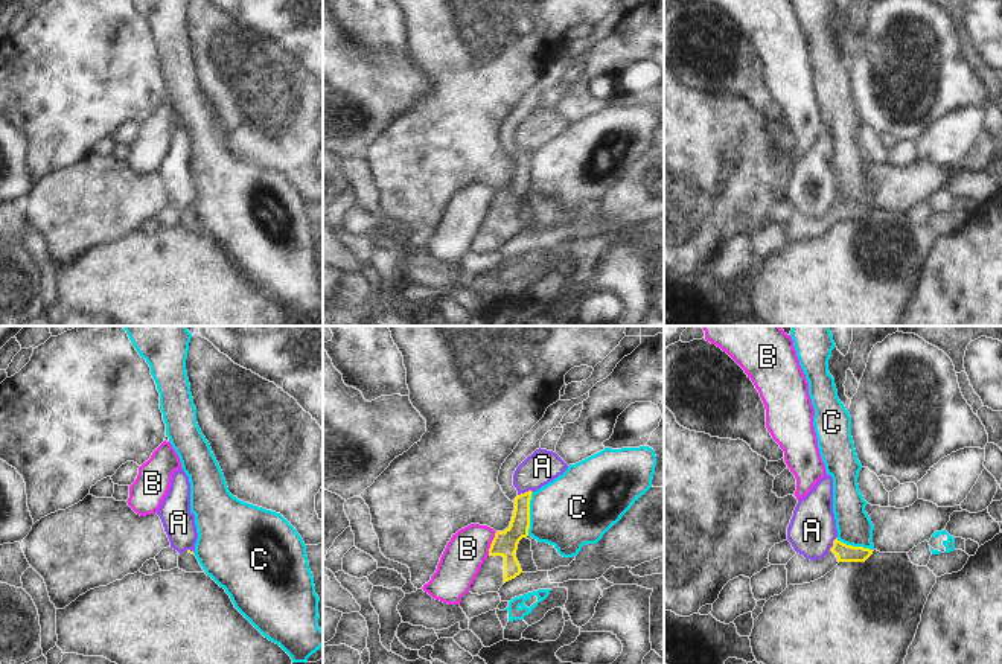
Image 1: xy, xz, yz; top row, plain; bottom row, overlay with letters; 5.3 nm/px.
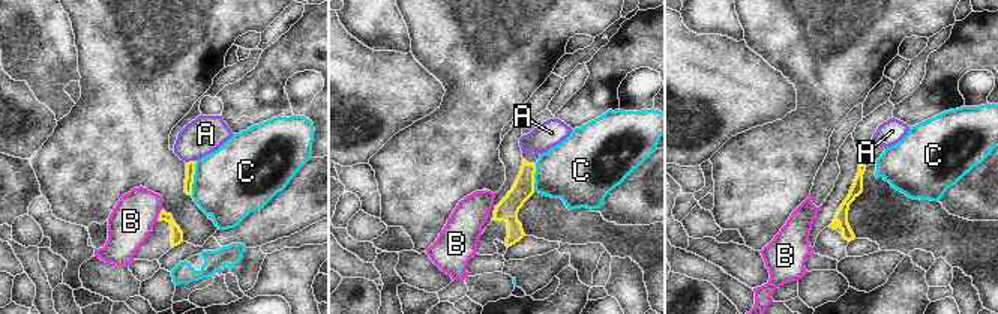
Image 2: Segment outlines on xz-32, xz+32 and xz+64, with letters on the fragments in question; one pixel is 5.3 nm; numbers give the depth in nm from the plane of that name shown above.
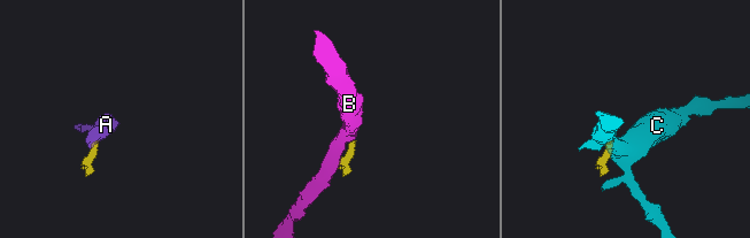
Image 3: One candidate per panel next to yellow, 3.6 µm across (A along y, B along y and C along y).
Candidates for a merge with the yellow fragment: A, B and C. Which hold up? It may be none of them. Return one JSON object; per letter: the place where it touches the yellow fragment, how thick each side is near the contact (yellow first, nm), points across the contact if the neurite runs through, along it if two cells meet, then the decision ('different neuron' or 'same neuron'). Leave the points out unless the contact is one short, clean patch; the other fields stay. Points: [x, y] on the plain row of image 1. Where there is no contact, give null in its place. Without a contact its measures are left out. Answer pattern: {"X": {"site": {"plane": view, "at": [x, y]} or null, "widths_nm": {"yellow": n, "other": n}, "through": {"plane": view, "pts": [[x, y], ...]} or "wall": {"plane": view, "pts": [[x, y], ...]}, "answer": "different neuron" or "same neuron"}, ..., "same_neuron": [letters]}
{"A": {"site": {"plane": "xz", "at": [526, 151]}, "widths_nm": {"yellow": 110, "other": 180}, "wall": {"plane": "xz", "pts": [[532, 150], [518, 154]]}, "answer": "different neuron"}, "B": {"site": {"plane": "xz", "at": [491, 203]}, "widths_nm": {"yellow": 130, "other": 220}, "wall": {"plane": "xz", "pts": [[497, 191], [488, 213]]}, "answer": "different neuron"}, "C": {"site": {"plane": "xz", "at": [529, 172]}, "widths_nm": {"yellow": 130, "other": 380}, "wall": {"plane": "xz", "pts": [[533, 151], [527, 194]]}, "answer": "different neuron"}, "same_neuron": []}

